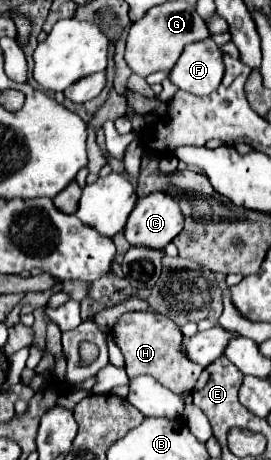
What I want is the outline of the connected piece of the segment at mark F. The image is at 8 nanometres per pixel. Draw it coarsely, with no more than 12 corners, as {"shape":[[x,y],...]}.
{"shape":[[212,39],[186,45],[170,81],[210,95],[224,77]]}

